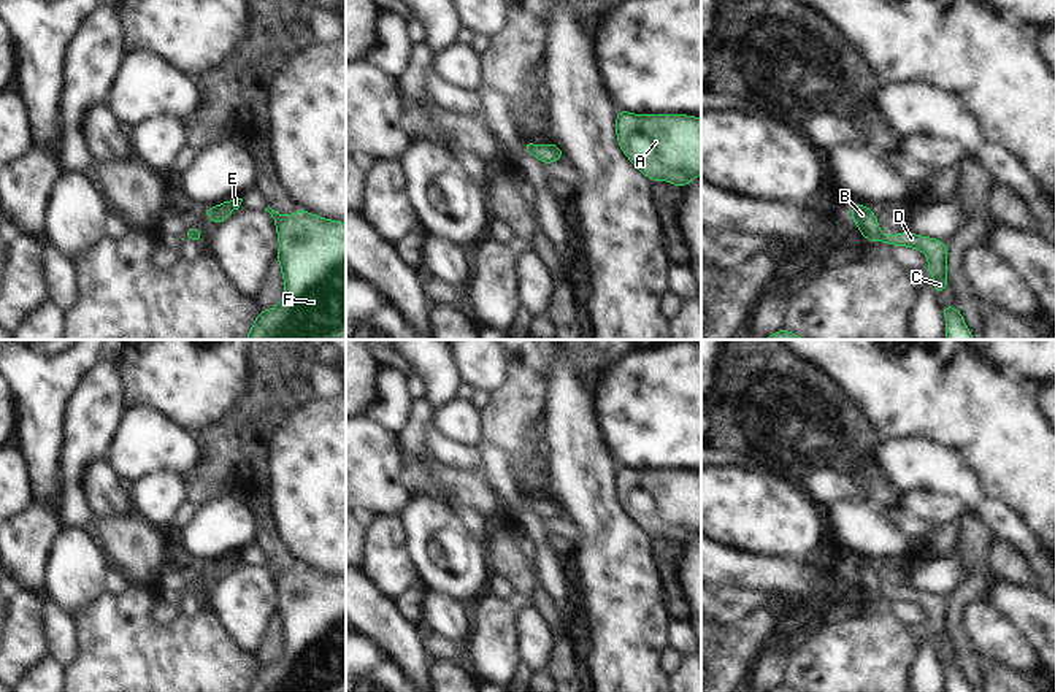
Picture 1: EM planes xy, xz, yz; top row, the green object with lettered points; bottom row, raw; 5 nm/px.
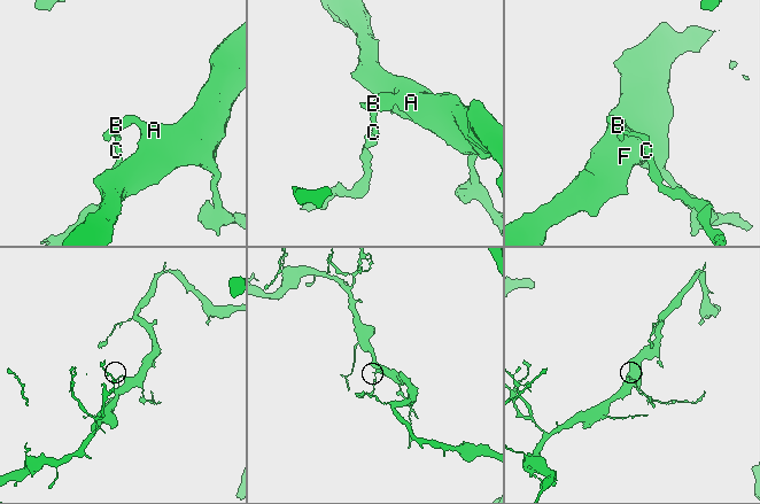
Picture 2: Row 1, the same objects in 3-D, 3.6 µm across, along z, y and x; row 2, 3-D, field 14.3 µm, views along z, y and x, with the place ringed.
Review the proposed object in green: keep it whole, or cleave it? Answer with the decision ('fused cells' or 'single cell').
fused cells

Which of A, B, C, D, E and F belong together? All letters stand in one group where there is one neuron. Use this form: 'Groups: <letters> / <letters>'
Groups: A B E F / C D

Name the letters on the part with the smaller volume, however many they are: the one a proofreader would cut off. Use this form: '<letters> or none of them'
C, D

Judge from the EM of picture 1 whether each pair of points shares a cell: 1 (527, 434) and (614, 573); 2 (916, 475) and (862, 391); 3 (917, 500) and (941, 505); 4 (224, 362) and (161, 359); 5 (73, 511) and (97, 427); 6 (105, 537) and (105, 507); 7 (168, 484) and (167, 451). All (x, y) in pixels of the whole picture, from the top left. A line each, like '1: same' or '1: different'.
1: different
2: different
3: same
4: same
5: same
6: different
7: different

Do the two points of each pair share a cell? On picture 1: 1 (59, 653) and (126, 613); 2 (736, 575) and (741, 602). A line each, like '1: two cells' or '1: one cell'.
1: two cells
2: two cells

